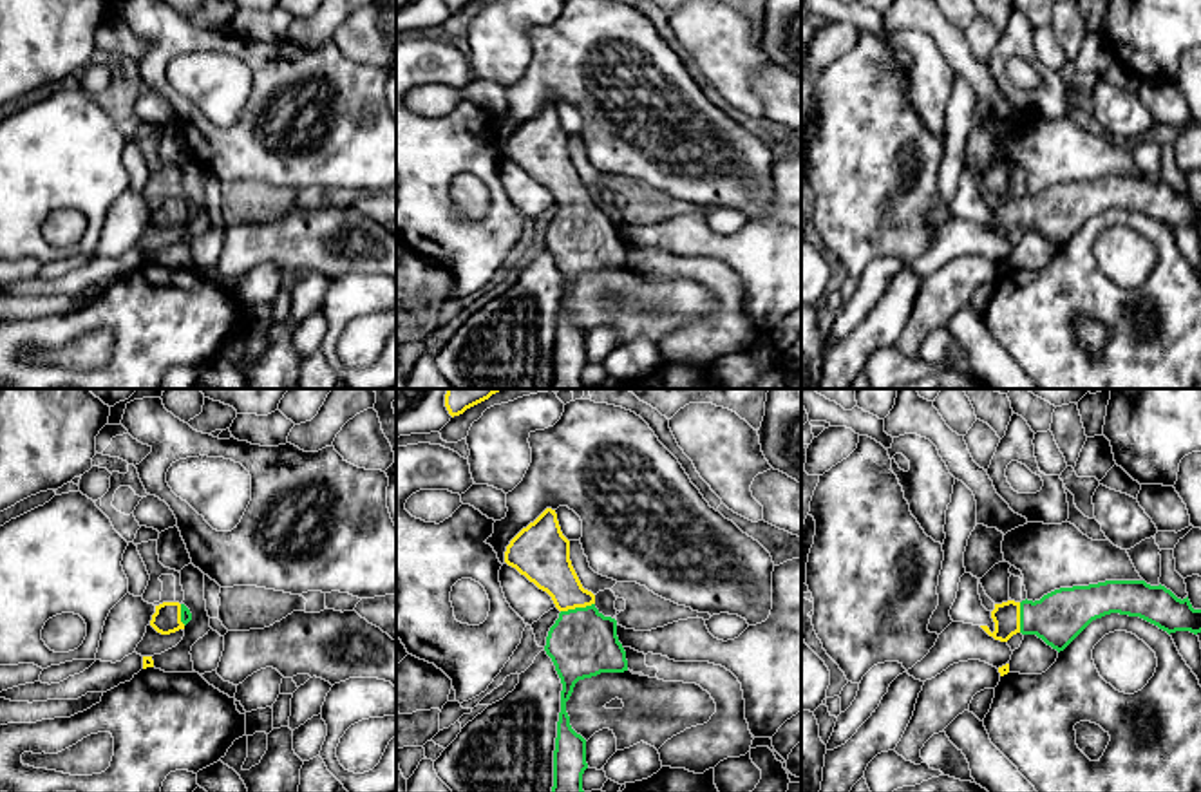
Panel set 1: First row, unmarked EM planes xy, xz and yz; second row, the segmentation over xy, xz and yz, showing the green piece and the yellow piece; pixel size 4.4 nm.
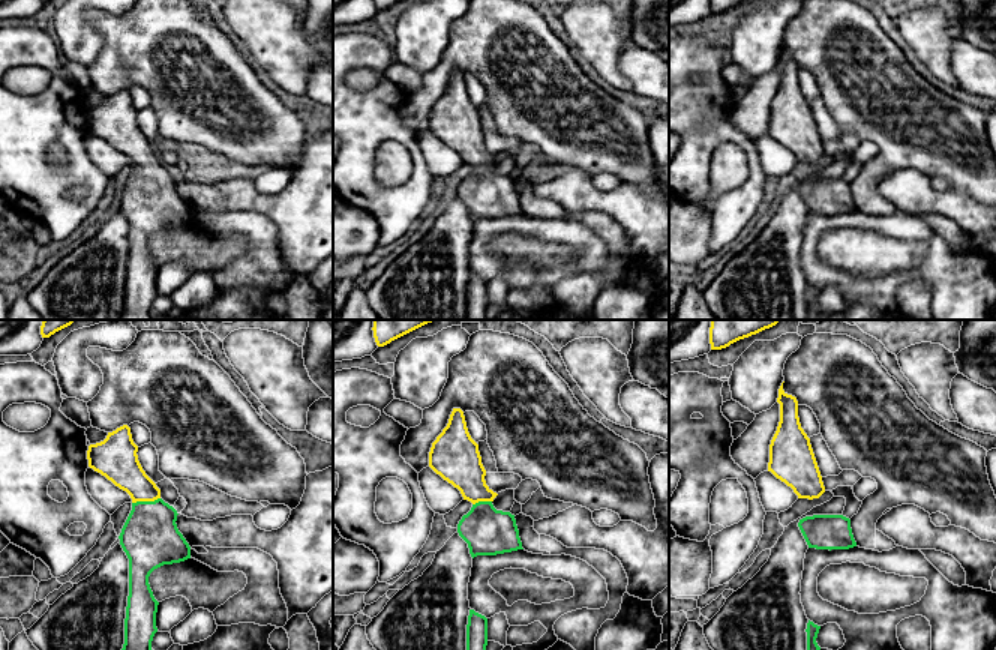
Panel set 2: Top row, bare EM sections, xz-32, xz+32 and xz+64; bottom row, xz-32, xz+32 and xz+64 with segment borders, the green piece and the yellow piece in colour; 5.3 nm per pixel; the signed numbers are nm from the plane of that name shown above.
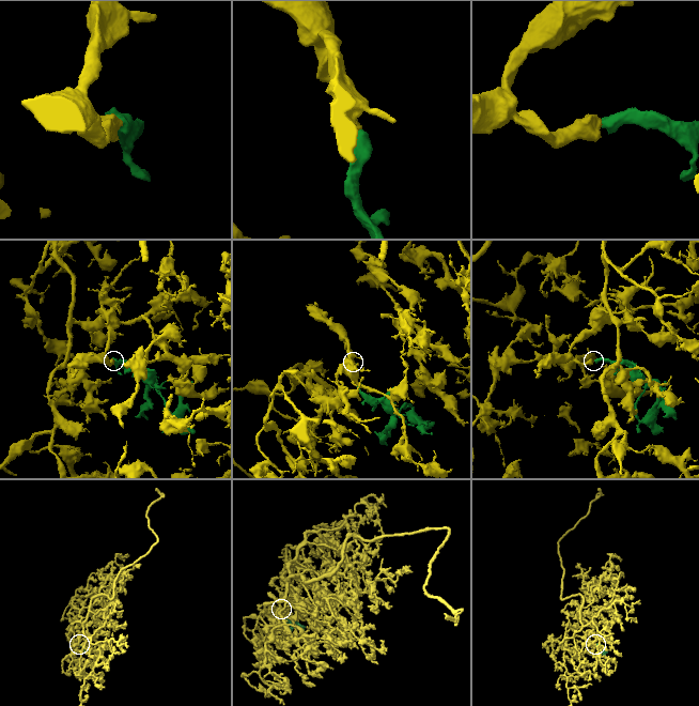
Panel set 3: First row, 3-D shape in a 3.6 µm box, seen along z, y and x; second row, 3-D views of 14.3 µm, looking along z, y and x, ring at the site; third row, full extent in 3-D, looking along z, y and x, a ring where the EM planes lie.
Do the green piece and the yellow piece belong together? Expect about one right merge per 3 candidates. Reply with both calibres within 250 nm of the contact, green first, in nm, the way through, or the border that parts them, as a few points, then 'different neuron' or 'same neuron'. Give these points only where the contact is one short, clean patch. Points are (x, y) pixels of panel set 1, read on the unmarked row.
300/220 nm | across xz (583, 237), (577, 203), (547, 158) | same neuron

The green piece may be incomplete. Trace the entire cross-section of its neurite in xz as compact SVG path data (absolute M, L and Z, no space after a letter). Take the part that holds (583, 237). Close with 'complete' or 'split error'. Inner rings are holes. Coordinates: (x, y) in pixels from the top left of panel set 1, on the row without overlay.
M546 103L510 136L505 157L546 186L561 206L544 240L563 278L552 389L586 389L586 335L572 324L566 297L579 275L628 266L617 215L604 212L595 203L595 190L582 183L555 105Z; split error

